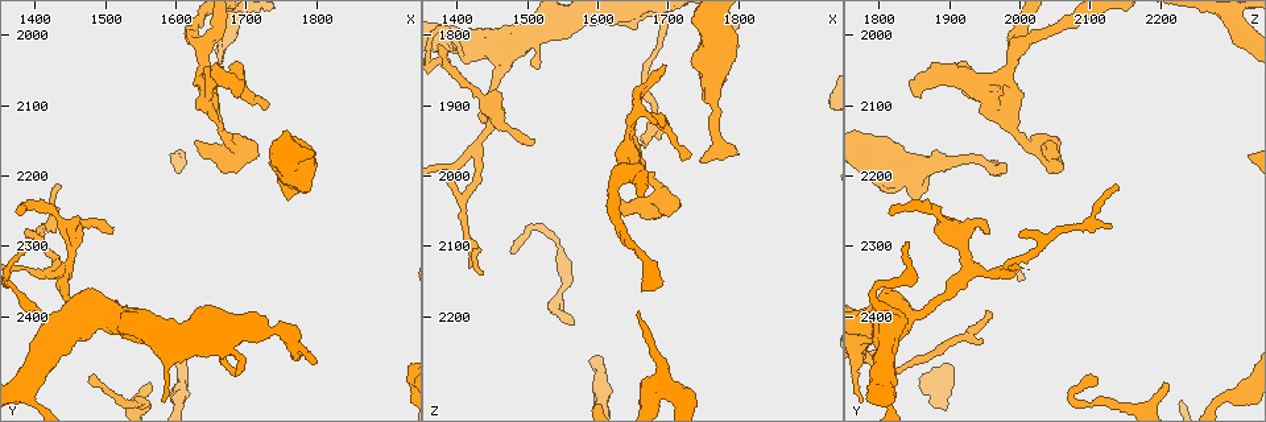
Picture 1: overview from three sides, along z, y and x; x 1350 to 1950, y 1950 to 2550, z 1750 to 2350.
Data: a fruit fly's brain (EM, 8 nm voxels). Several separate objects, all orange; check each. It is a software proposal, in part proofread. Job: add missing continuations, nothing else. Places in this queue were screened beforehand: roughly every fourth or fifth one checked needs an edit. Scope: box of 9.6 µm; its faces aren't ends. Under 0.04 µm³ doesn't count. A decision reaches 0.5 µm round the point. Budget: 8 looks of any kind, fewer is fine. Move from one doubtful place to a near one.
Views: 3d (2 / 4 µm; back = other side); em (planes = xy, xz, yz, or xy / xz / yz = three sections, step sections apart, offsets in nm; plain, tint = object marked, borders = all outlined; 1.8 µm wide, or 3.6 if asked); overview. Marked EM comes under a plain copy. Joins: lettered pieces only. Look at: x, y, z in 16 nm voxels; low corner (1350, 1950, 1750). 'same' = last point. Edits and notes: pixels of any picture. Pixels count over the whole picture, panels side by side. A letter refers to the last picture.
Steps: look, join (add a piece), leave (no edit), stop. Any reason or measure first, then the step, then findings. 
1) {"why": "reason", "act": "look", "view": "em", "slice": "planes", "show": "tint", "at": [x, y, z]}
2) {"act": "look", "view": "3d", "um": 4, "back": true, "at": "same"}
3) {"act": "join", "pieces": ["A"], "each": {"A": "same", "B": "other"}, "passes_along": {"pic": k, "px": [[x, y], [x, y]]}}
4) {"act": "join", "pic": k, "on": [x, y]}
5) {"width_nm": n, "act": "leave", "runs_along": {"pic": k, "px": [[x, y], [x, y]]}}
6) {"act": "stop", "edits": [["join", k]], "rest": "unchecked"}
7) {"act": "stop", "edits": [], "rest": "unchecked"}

{"why": "an open end", "act": "look", "view": "3d", "um": 2, "at": [1565, 2490, 2200]}

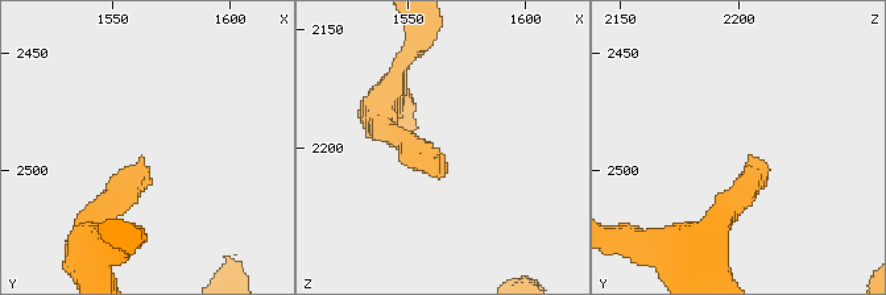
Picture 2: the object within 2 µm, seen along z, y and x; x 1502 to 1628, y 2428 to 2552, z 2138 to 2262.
{"why": "need the tissue", "act": "look", "view": "em", "slice": "xz", "step": 4, "show": "borders", "at": [1564, 2495, 2204]}

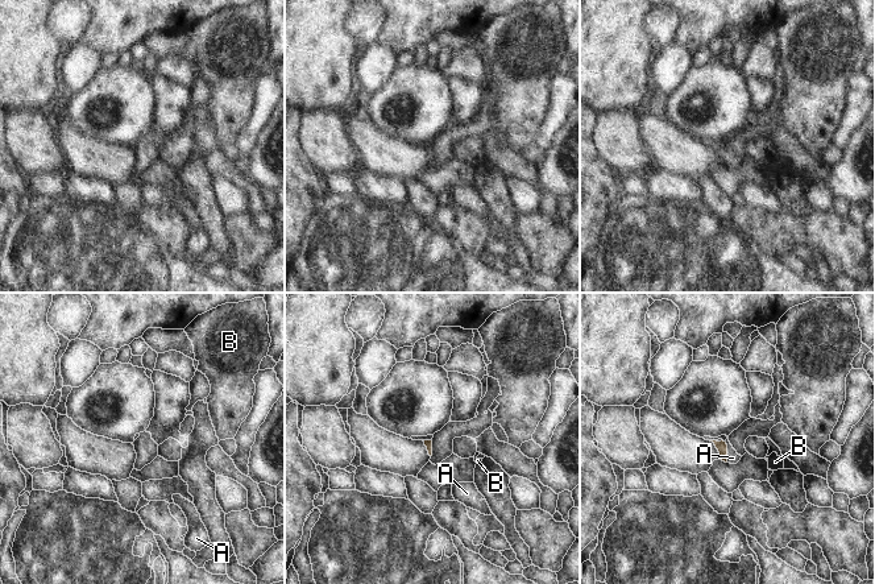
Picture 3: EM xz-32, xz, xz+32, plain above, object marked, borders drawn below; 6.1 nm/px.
{"act": "look", "view": "em", "slice": "planes", "show": "borders", "at": "same"}

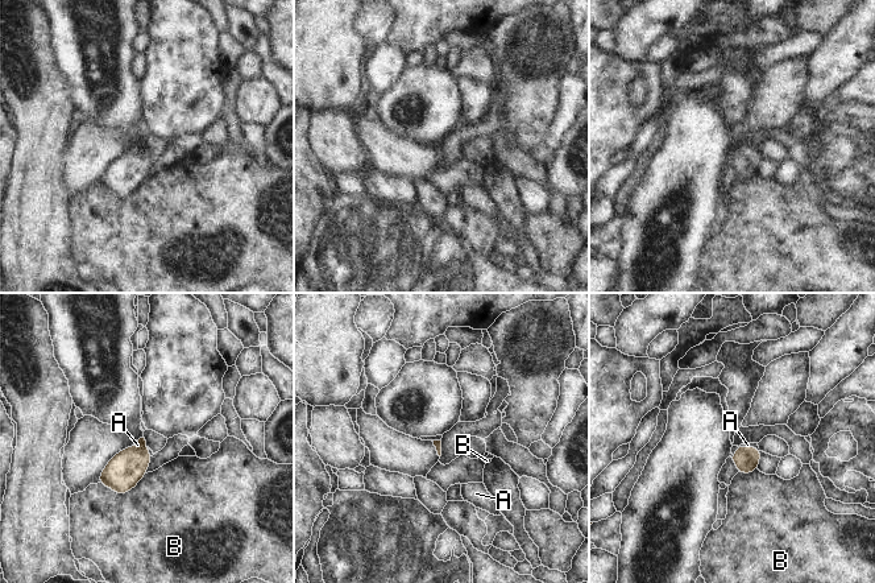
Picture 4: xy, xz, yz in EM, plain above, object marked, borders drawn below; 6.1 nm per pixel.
{"act": "leave", "each": {"A": "other", "B": "other"}, "border": {"pic": 4, "px": [[762, 451], [757, 468]]}, "found": "no lettered piece goes on from it"}

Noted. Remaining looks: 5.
{"act": "look", "view": "em", "slice": "planes", "show": "borders", "at": [1480, 2490, 2115]}

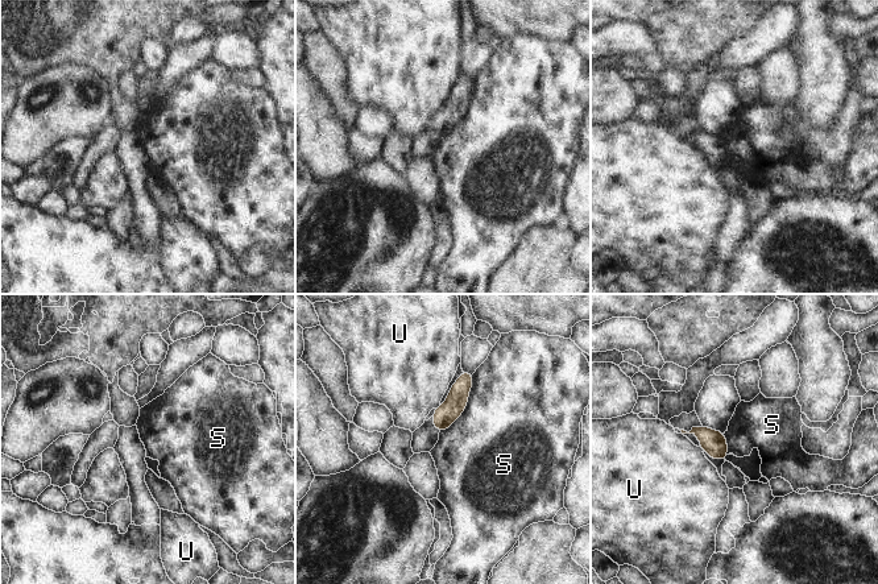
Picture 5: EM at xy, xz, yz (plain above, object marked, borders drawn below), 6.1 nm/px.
{"width_nm": 130, "act": "leave", "each": {"S": "other", "U": "other"}, "border": {"pic": 5, "px": [[473, 373], [467, 406], [439, 433]]}, "found": "no lettered piece goes on from it"}

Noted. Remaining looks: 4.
{"why": "branch stops here", "act": "look", "view": "em", "slice": "planes", "show": "borders", "at": [1695, 2070, 1840]}

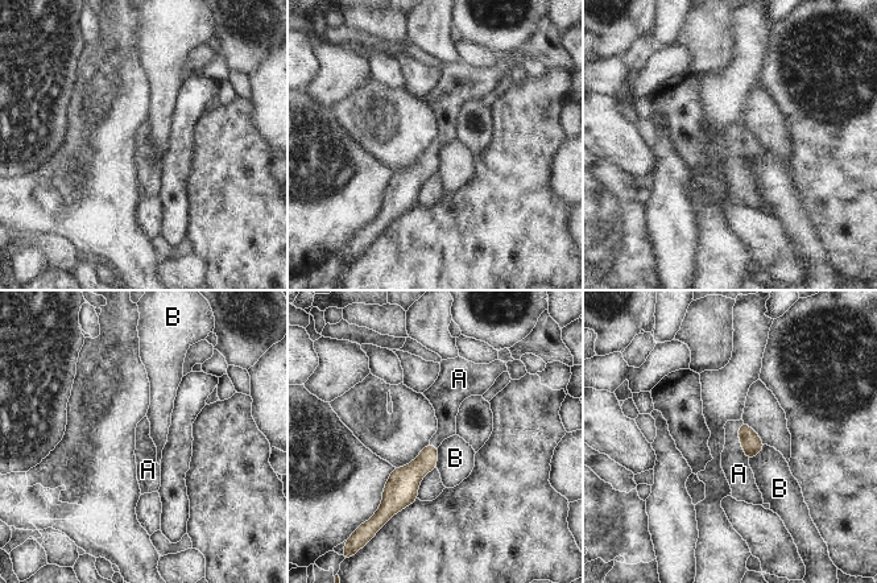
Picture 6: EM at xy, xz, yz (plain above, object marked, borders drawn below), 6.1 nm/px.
{"width_nm": 130, "longest_contact_nm": ["A", 260], "act": "join", "pieces": ["A"], "each": {"A": "same", "B": "other"}, "found": "the cell continues"}

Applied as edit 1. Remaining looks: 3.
{"act": "stop", "edits": [["join", 6]], "rest": "unchecked"}

